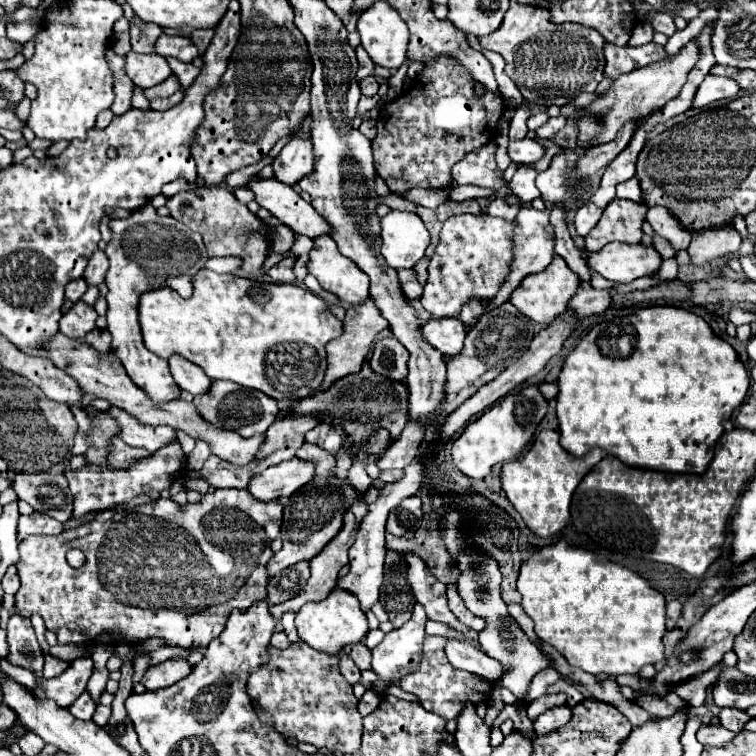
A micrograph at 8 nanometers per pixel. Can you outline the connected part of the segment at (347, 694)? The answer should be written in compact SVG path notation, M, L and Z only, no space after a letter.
M293 643L279 651L269 647L269 661L249 677L249 695L263 721L273 719L275 729L287 739L327 747L329 751L355 753L361 745L361 715L353 687L339 673L339 657L311 649L307 643Z

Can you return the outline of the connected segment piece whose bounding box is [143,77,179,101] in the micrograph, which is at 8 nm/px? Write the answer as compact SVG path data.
M169 77L167 81L163 81L161 85L157 87L151 87L151 89L145 89L145 97L151 101L151 99L157 99L157 97L171 97L175 91L179 89L179 81L175 77Z

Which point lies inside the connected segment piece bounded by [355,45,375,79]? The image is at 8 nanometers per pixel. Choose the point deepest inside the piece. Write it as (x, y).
(366, 66)

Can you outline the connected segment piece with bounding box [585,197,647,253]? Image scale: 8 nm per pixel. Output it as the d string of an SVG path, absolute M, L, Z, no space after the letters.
M615 197L603 211L603 217L595 225L595 229L585 237L585 249L597 253L599 249L603 249L603 245L614 241L641 243L641 223L645 221L645 213L645 205Z

